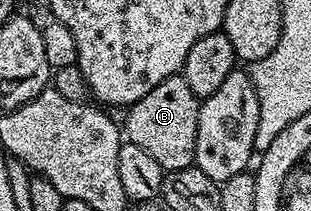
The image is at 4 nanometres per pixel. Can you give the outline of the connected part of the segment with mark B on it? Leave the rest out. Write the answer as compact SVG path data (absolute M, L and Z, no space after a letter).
M177 75L170 79L162 79L162 83L158 83L158 87L154 87L154 91L146 91L146 95L142 95L142 99L138 99L133 105L127 106L126 112L128 113L124 117L124 133L126 141L130 144L134 144L137 147L142 147L143 151L151 156L158 163L159 167L163 171L173 173L179 169L185 169L194 164L196 160L196 144L198 143L198 115L200 114L200 102L201 98L194 95L194 91L190 91L189 85L186 83L186 79L183 75Z

